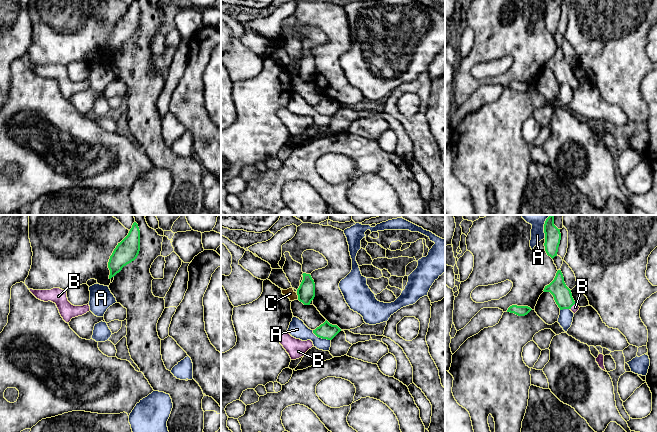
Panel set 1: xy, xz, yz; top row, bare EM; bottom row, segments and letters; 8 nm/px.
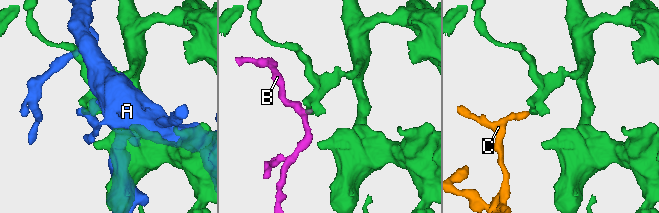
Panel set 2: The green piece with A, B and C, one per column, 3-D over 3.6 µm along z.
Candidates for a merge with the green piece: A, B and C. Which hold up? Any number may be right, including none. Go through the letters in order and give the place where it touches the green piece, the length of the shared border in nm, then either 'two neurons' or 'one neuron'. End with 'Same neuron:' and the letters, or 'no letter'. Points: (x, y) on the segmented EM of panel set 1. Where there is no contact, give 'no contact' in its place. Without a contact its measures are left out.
A: meets green in xz at (321, 337); contact 170 nm long; two neurons
B: meets green in yz at (572, 305); contact 70 nm long; one neuron
C: meets green in xz at (298, 296); contact 60 nm long; two neurons
Same neuron: B

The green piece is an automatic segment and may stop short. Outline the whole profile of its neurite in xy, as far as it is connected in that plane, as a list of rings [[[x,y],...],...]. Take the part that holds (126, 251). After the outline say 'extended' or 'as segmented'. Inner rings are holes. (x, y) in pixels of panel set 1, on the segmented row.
[[[133,223],[128,235],[116,246],[108,262],[109,279],[119,273],[124,266],[134,261],[140,251],[140,230]]] | as segmented

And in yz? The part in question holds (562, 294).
[[[558,270],[554,280],[545,286],[544,292],[550,292],[556,304],[560,308],[570,309],[574,314],[579,310],[579,306],[575,303],[571,290],[566,286],[561,270]]] | extended

